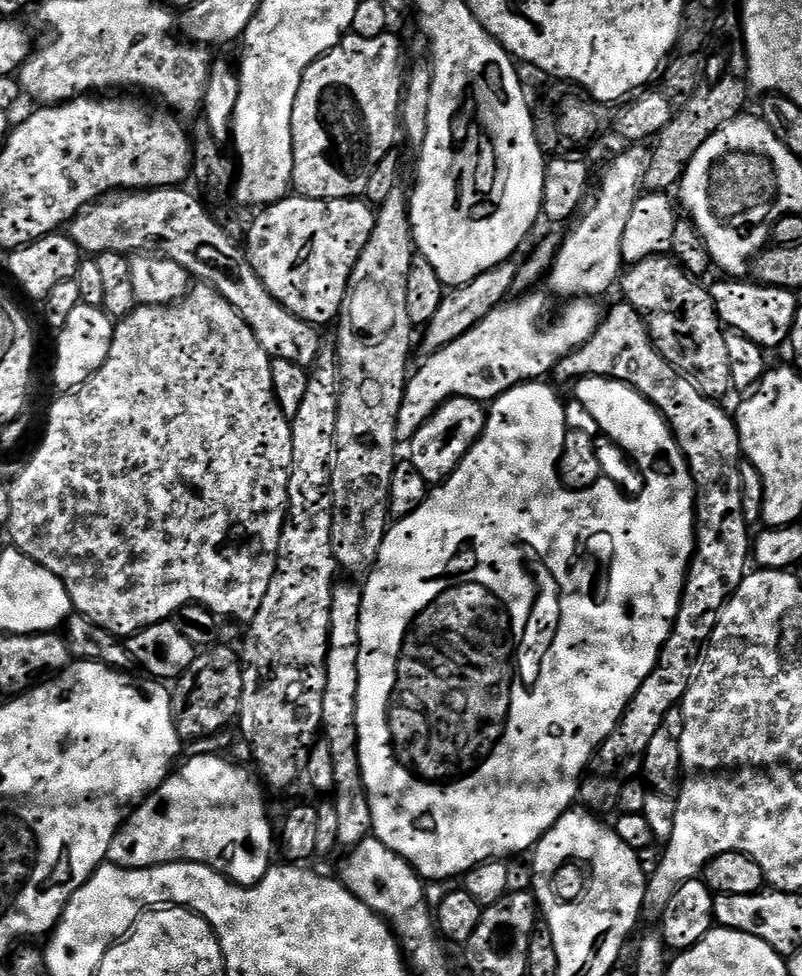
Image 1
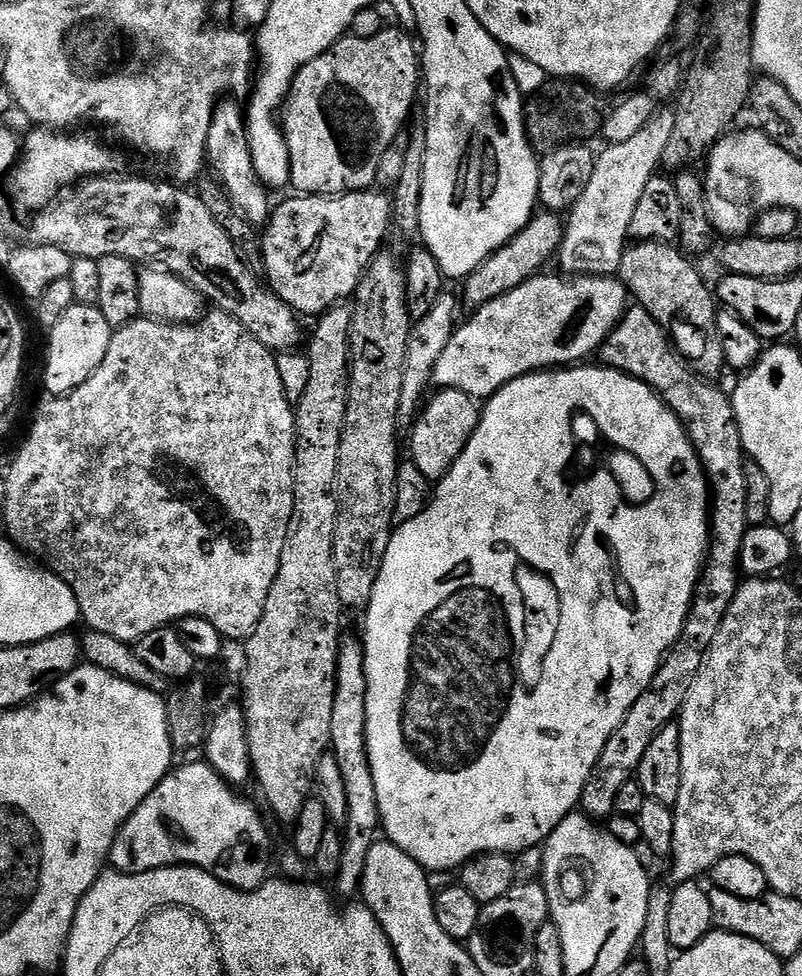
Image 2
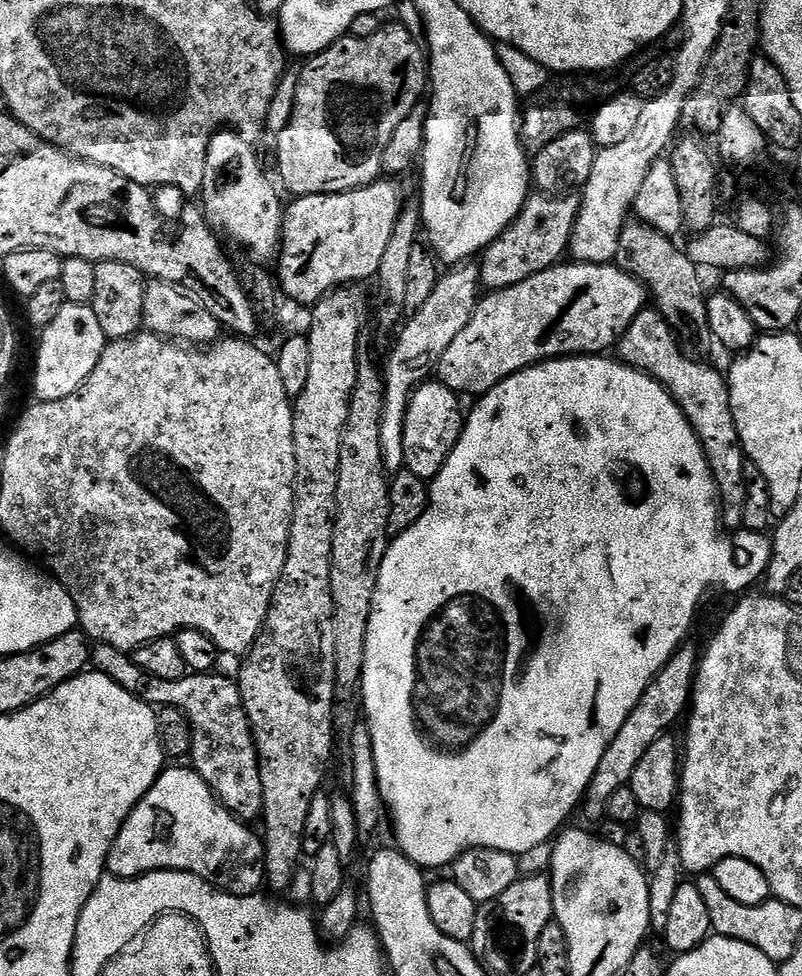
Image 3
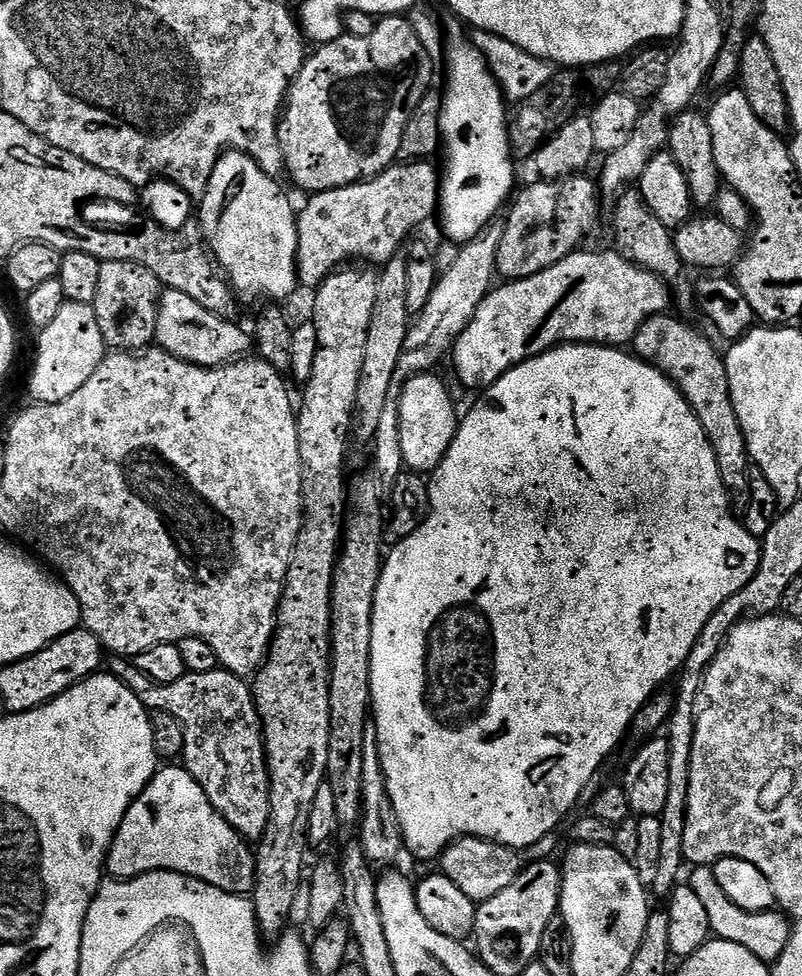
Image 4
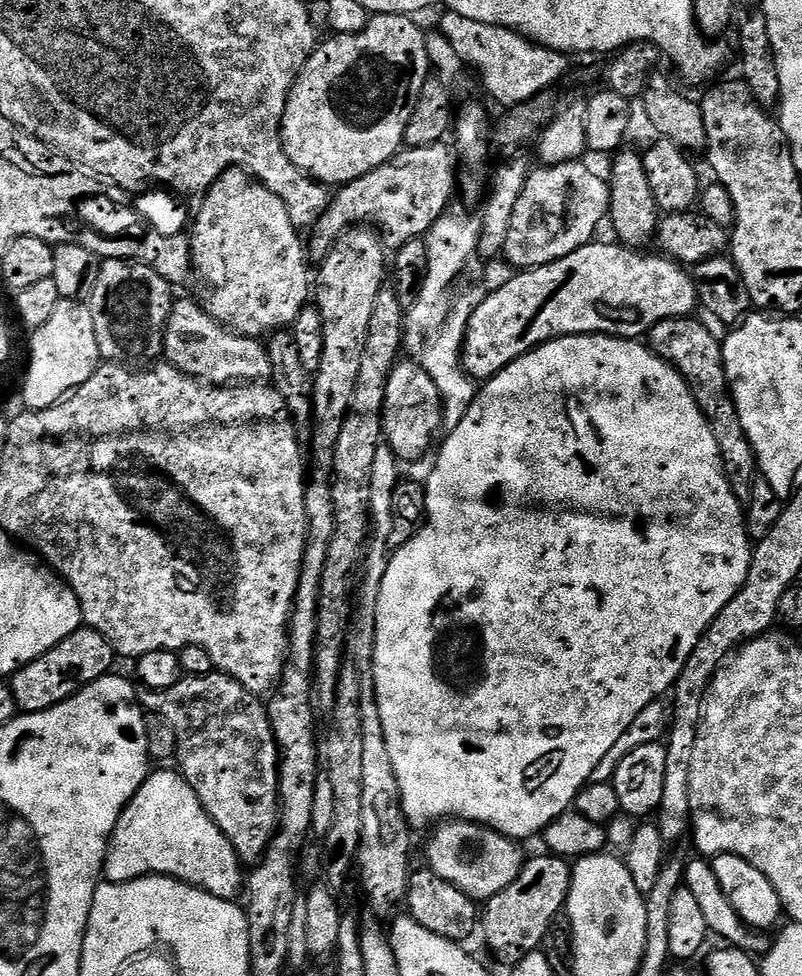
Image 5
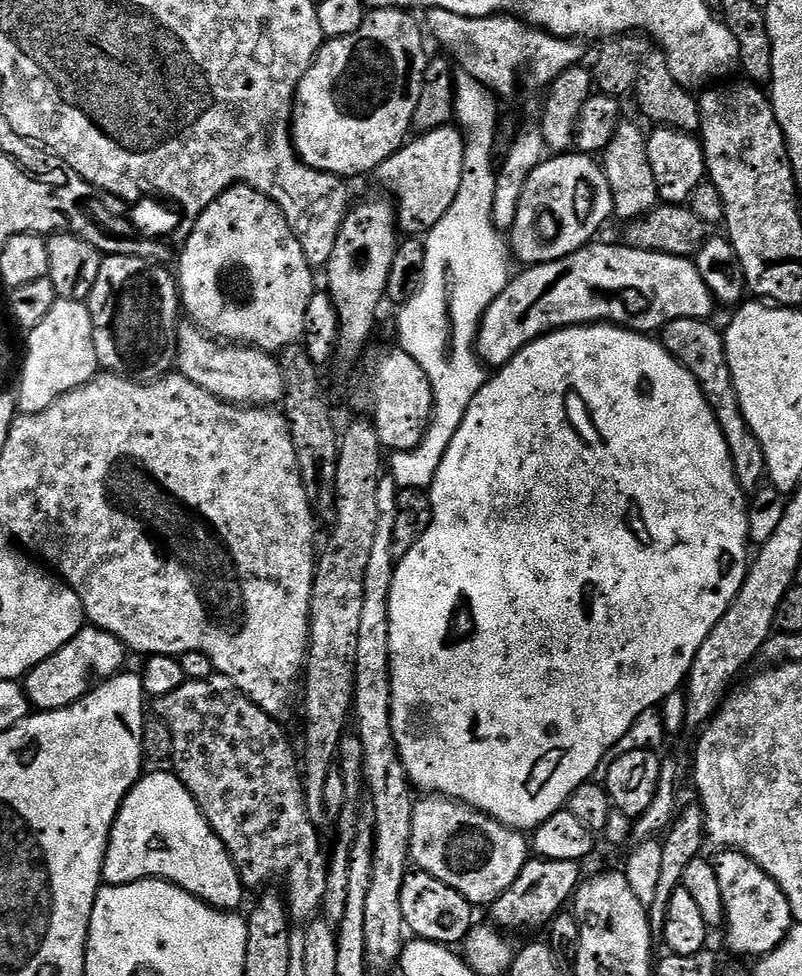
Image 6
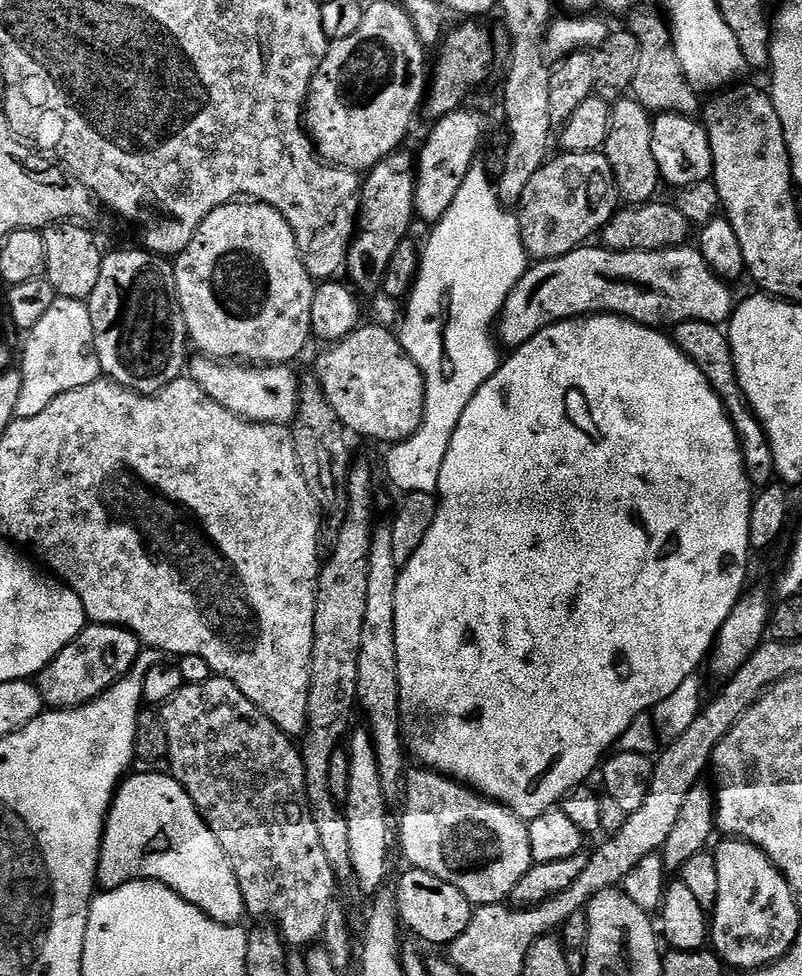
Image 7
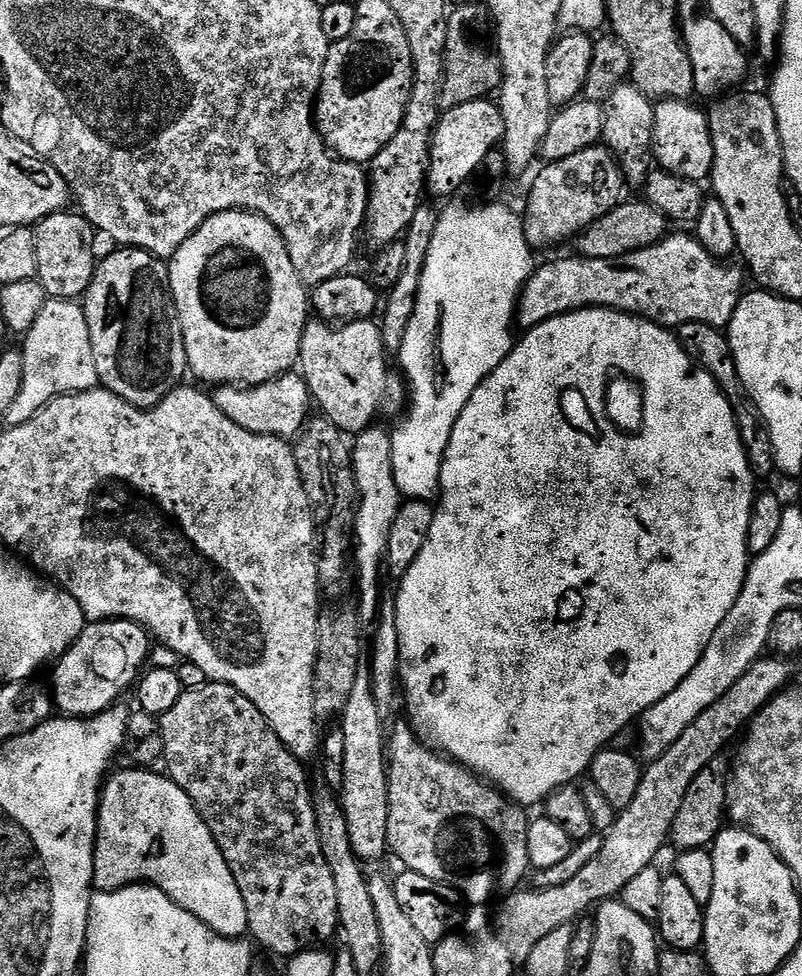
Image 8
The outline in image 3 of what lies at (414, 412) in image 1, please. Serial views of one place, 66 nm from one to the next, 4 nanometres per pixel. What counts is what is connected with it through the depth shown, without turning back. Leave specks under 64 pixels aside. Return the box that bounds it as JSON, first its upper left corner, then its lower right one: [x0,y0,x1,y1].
[439,262,645,398]

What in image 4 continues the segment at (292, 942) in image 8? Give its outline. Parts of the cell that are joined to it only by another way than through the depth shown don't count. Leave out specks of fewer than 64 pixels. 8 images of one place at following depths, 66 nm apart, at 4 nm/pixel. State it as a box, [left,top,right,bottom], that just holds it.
[168,666,270,841]

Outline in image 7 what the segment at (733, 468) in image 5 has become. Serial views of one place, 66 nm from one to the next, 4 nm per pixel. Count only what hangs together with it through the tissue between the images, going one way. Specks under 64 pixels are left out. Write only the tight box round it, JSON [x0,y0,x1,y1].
[674,320,776,490]

